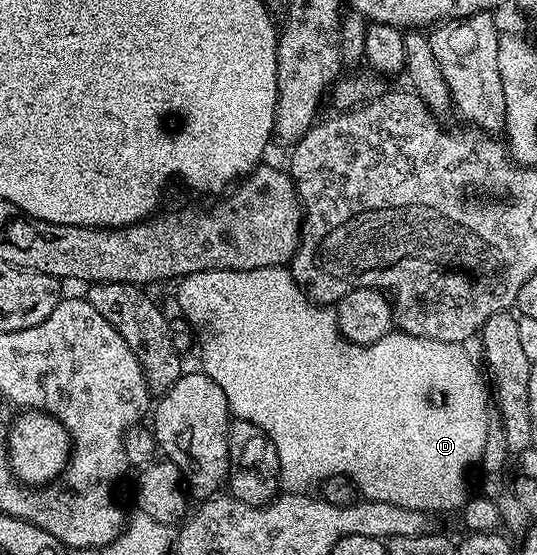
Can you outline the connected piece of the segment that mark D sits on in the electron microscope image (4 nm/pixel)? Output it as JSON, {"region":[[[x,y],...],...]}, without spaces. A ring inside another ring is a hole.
{"region":[[[286,267],[278,268],[262,268],[261,270],[209,270],[208,272],[198,272],[197,274],[189,274],[182,277],[178,281],[179,287],[179,308],[183,311],[182,319],[191,326],[192,329],[201,337],[203,335],[203,364],[201,371],[209,378],[213,378],[213,382],[217,382],[217,386],[221,386],[222,392],[225,394],[225,402],[229,406],[232,417],[236,420],[248,420],[253,422],[253,426],[257,426],[269,438],[269,442],[273,442],[273,446],[277,450],[277,458],[279,459],[279,478],[280,481],[290,491],[306,493],[314,486],[322,485],[323,481],[328,480],[331,476],[348,476],[357,487],[360,493],[368,500],[376,500],[377,502],[393,502],[393,506],[405,506],[409,510],[421,510],[428,514],[436,514],[435,512],[451,512],[460,509],[469,499],[467,493],[467,471],[471,467],[478,465],[482,458],[482,450],[485,449],[487,411],[489,409],[489,394],[485,389],[485,380],[481,375],[481,368],[471,361],[471,356],[466,352],[463,344],[450,344],[449,342],[437,342],[436,340],[426,340],[425,338],[417,338],[410,336],[407,332],[392,330],[385,338],[381,338],[373,344],[366,346],[362,344],[350,344],[346,338],[339,332],[339,317],[330,307],[315,303],[299,284],[291,277],[290,271]]]}

